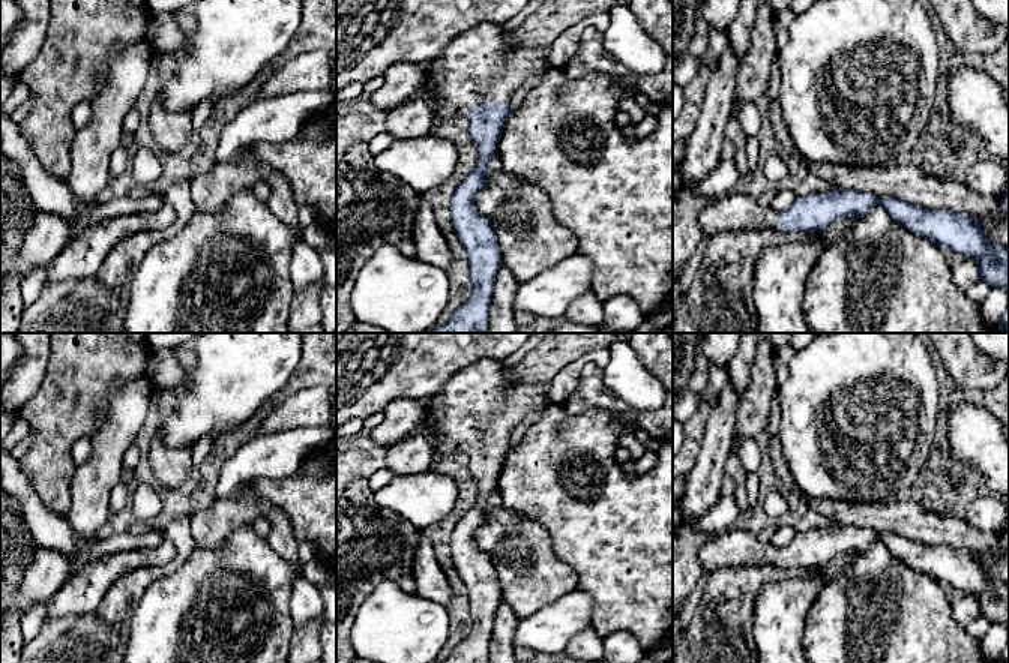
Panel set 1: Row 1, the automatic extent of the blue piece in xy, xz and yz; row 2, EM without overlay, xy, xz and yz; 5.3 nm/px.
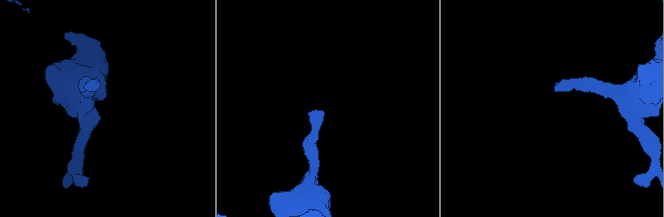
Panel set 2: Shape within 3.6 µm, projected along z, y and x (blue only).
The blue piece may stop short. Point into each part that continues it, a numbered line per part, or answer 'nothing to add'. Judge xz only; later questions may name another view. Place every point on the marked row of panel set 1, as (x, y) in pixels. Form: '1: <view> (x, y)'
1: xz (479, 66)

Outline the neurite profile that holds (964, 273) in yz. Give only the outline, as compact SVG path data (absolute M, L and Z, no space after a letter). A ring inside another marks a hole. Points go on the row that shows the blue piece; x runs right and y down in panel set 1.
M965 260L953 266L952 278L958 288L967 290L979 279L979 266L974 261Z

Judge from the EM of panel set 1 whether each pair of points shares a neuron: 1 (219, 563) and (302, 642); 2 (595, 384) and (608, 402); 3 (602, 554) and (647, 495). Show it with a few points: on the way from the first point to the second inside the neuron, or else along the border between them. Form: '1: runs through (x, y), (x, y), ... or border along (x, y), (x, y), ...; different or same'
1: border along (295, 627), (289, 647); different
2: runs through (595, 389), (604, 398); same
3: runs through (617, 539), (644, 510); same

